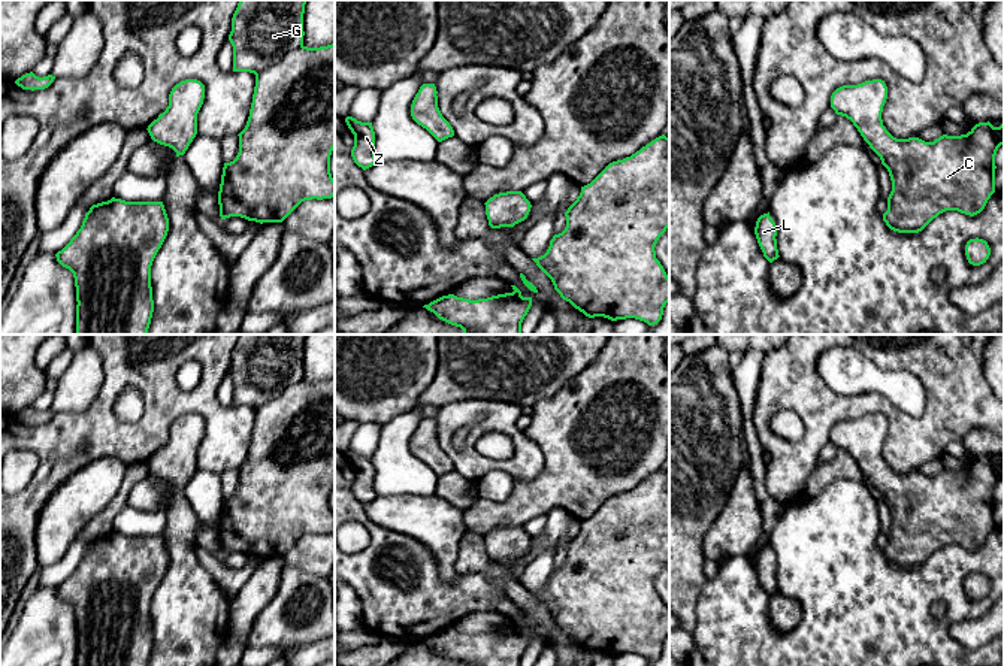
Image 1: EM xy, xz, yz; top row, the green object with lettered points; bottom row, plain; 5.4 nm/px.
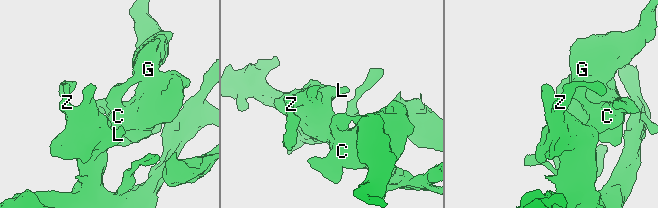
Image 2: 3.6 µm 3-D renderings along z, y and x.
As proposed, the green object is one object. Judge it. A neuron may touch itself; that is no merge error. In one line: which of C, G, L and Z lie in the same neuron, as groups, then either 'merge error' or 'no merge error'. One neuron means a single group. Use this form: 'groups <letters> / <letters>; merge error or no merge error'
groups C G L Z; no merge error

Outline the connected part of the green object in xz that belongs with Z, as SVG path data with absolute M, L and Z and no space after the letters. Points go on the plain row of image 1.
M347 451L345 457L354 469L354 481L351 491L363 505L372 502L378 494L375 491L375 466L372 457L362 457L353 451Z

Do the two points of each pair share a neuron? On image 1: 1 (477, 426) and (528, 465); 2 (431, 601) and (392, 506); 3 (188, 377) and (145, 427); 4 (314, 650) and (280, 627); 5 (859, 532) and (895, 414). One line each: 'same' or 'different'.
1: same
2: different
3: different
4: different
5: different

